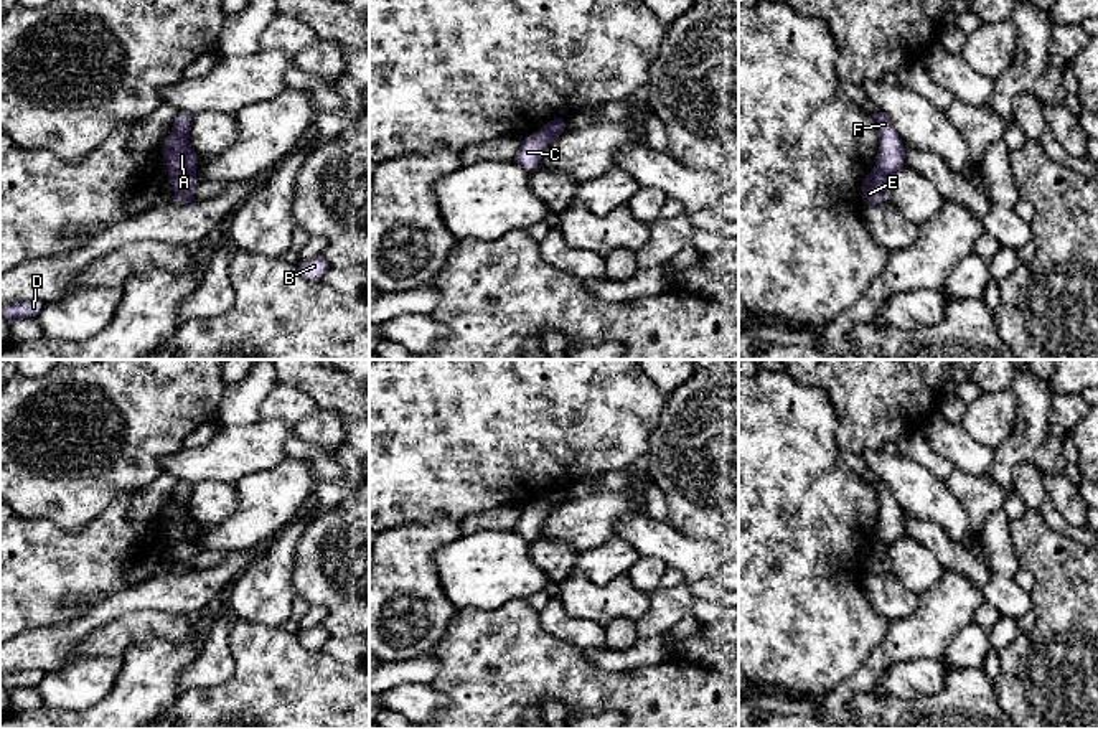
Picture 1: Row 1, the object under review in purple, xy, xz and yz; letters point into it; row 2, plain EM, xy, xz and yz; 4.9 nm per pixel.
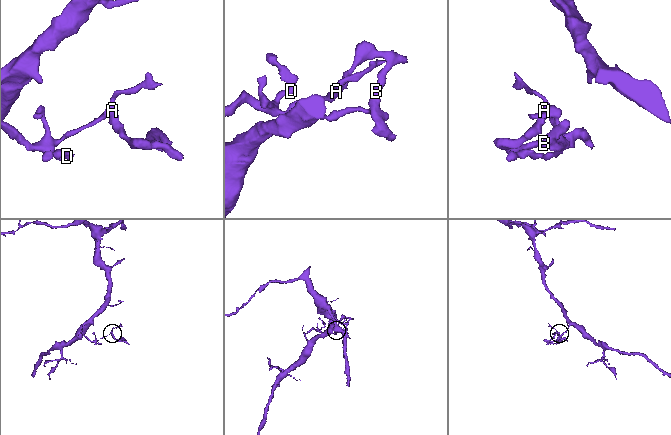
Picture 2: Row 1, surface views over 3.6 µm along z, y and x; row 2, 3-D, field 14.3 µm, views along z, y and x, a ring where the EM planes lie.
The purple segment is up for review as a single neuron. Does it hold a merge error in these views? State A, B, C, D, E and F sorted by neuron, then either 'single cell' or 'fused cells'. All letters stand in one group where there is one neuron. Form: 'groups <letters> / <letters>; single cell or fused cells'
groups A C D F / B E; fused cells

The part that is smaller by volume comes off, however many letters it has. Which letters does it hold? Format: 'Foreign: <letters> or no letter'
Foreign: B, E

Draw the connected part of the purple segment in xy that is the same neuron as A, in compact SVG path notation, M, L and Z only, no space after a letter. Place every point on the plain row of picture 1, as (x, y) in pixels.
M180 480L173 490L170 506L160 518L160 521L167 526L168 548L181 539L193 539L199 533L199 524L190 516L186 510L191 490L191 483Z

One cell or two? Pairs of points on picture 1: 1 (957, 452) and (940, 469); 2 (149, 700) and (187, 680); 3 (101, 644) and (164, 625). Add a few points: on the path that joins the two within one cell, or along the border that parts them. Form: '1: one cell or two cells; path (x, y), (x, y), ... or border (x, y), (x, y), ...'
1: two cells; border (922, 432), (922, 437), (955, 467)
2: two cells; border (198, 649), (180, 675), (178, 690)
3: one cell; path (116, 637), (132, 627), (149, 625)

